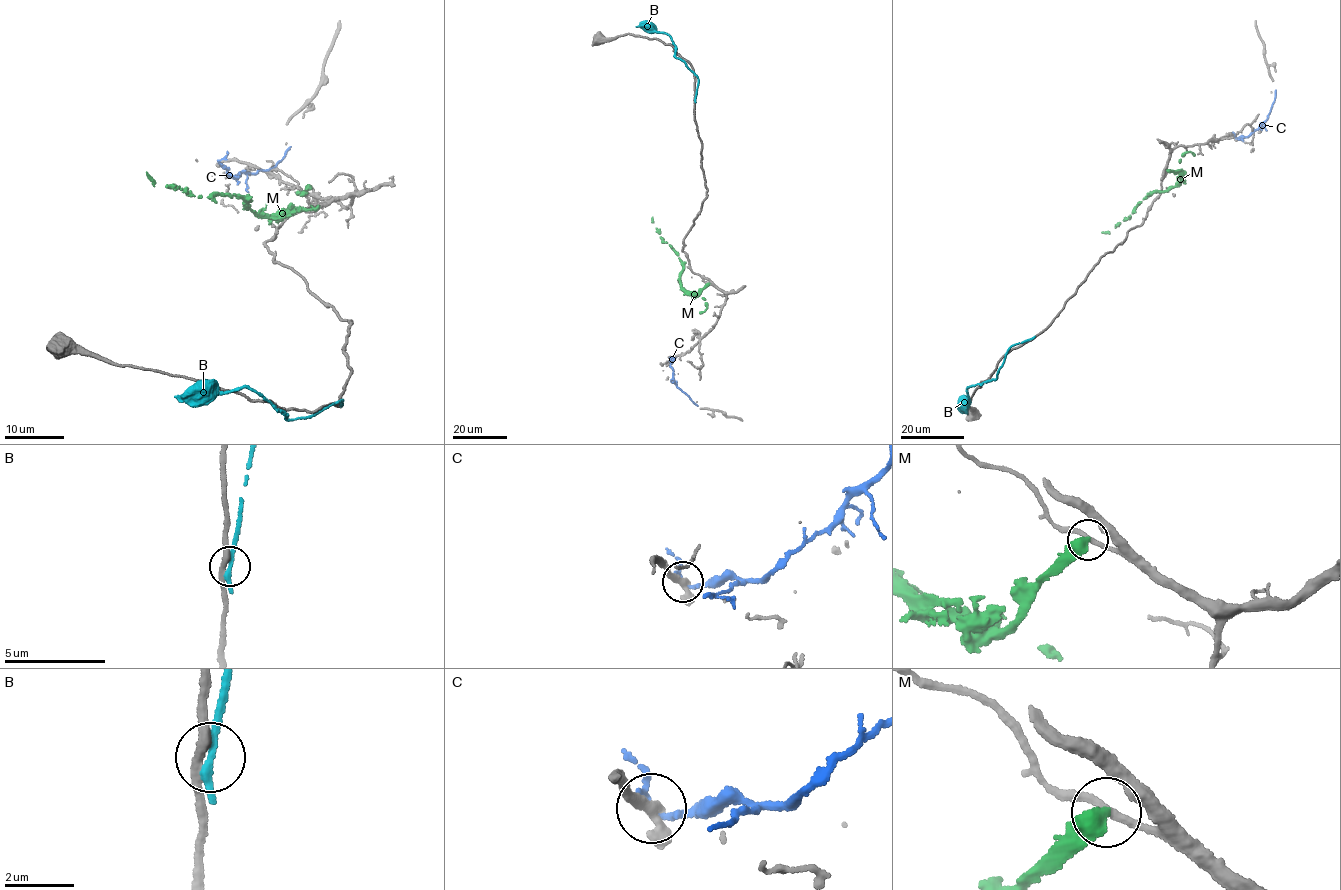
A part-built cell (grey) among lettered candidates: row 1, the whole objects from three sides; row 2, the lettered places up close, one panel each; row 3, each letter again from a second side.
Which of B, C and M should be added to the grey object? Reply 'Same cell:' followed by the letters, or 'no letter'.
Same cell: no letter

